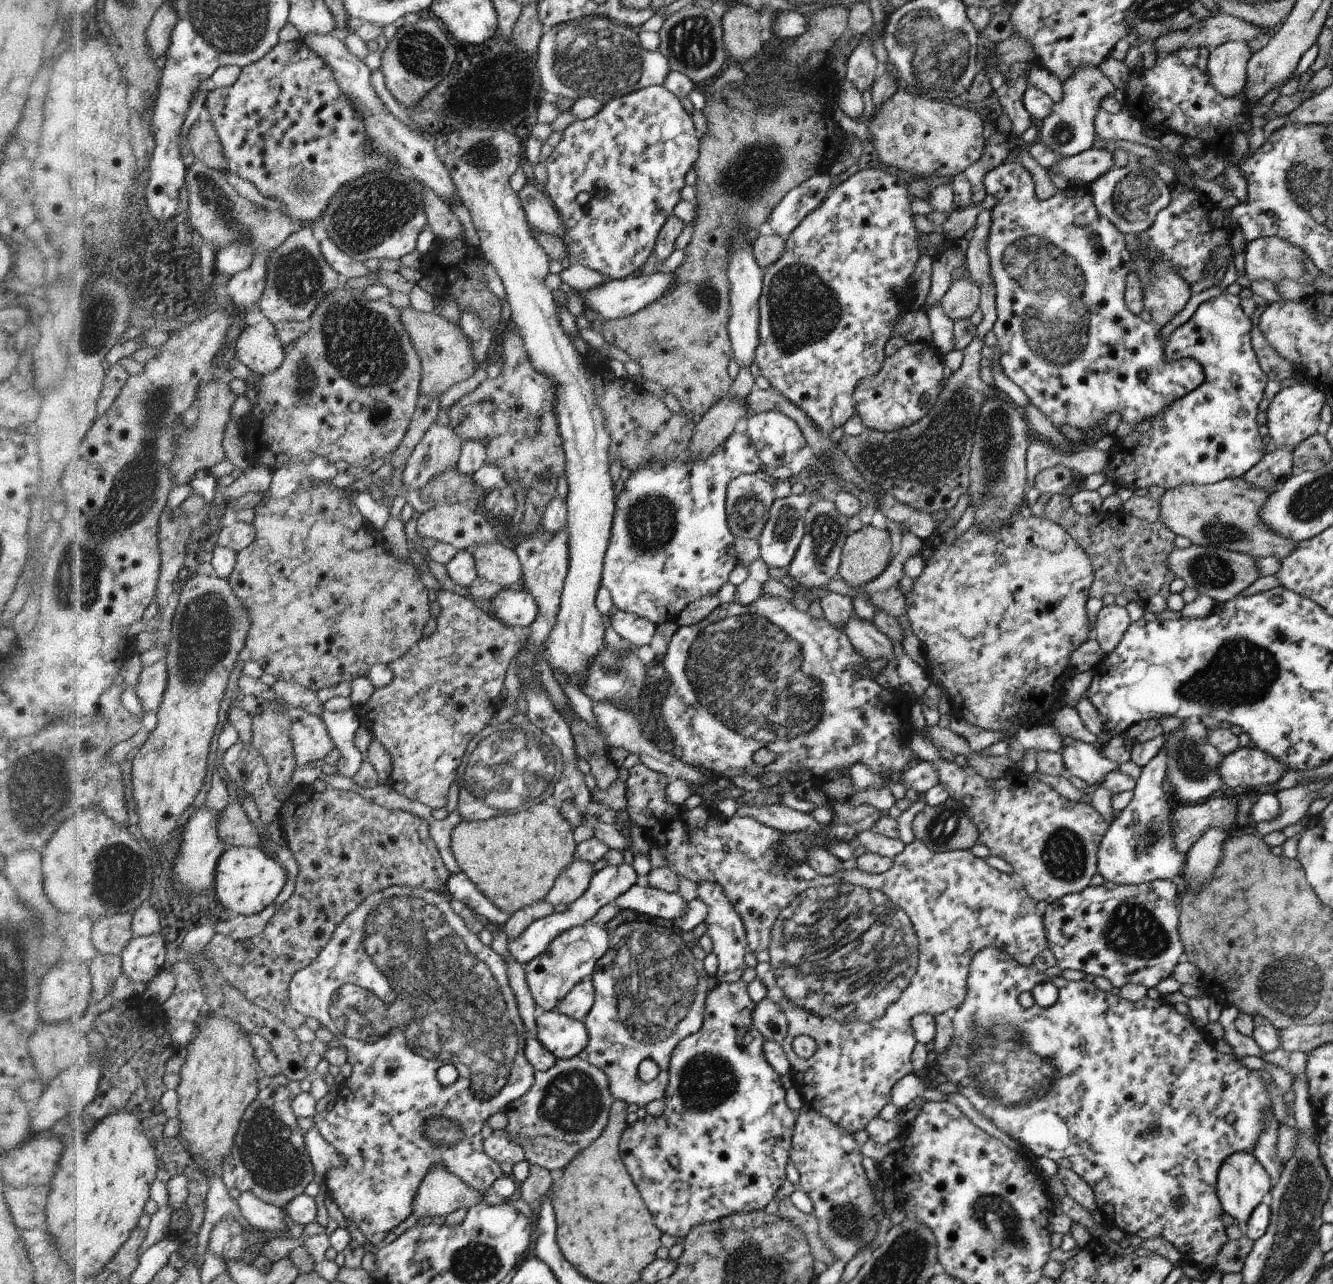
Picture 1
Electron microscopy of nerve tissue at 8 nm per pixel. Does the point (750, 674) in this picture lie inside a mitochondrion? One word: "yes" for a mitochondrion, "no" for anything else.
yes

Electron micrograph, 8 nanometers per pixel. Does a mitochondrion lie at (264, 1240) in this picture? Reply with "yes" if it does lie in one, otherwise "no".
no

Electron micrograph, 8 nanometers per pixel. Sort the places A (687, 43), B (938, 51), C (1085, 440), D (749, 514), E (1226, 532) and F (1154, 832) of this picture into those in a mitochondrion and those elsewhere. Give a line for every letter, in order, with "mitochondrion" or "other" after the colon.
A: mitochondrion
B: mitochondrion
C: other
D: mitochondrion
E: mitochondrion
F: mitochondrion

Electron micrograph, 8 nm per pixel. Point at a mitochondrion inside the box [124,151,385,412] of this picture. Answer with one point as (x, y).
(299, 278)

